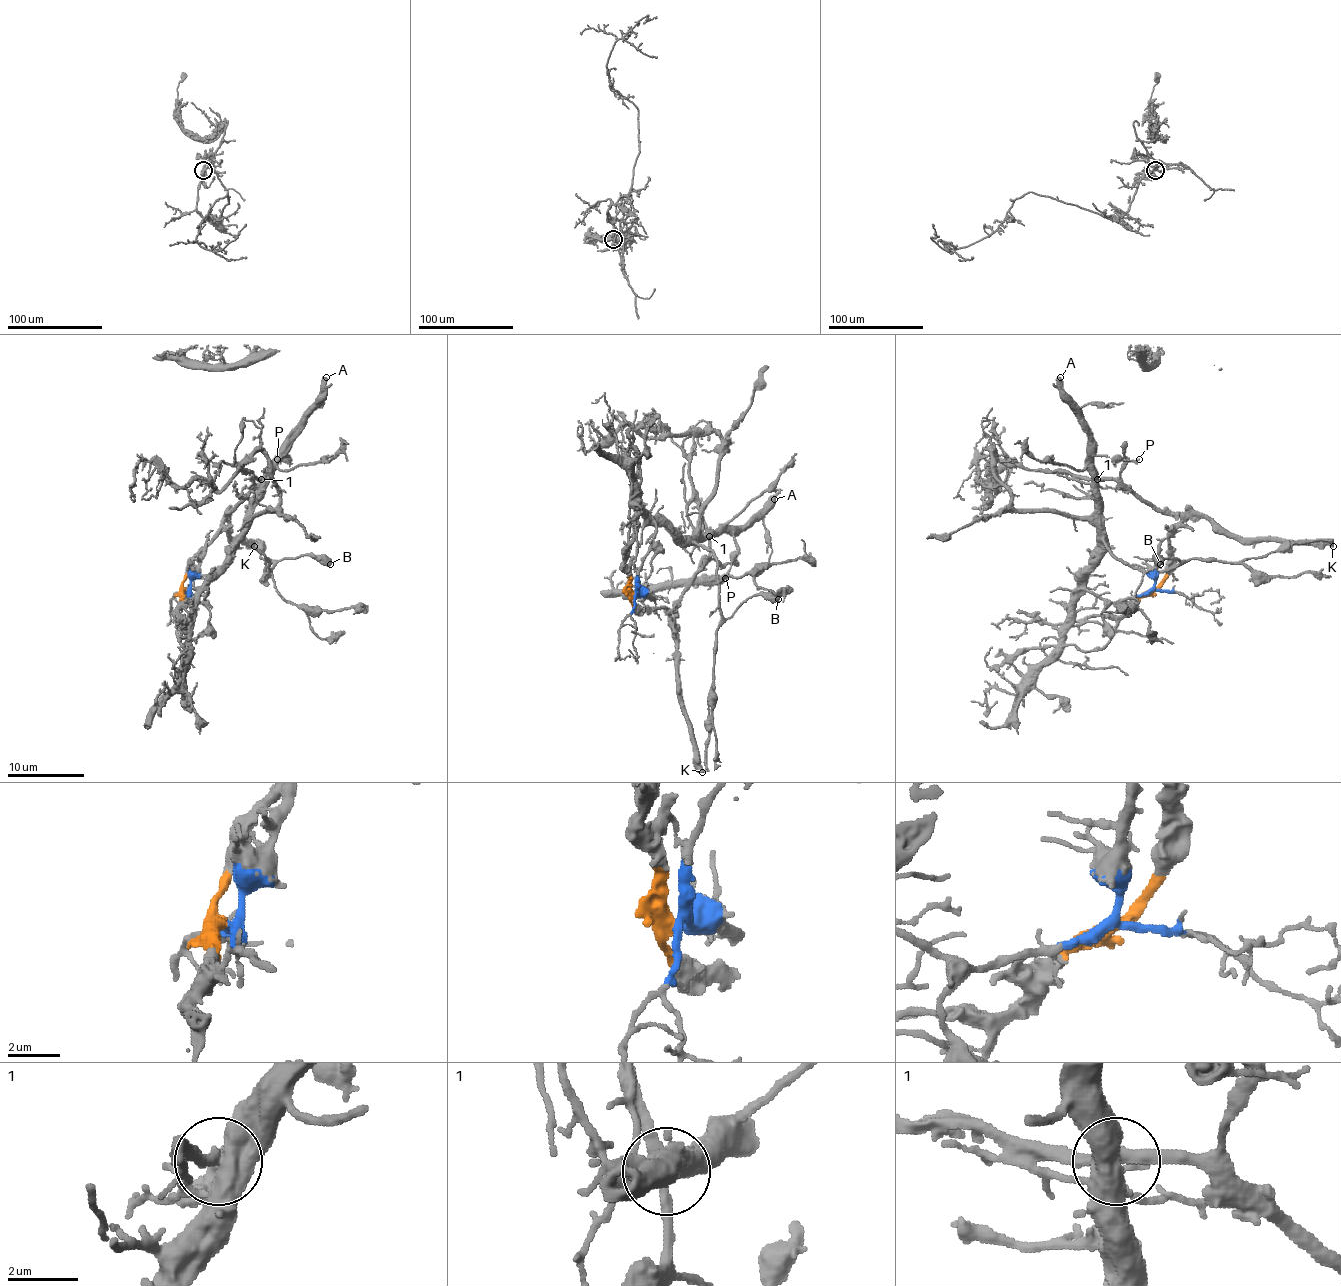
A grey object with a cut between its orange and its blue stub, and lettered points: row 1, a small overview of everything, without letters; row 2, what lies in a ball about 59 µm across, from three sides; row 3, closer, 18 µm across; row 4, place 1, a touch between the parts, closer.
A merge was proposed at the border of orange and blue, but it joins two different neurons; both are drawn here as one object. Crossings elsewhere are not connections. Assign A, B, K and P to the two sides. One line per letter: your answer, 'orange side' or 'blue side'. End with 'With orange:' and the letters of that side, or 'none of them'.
A: blue side
B: blue side
K: orange side
P: blue side
With orange: K

